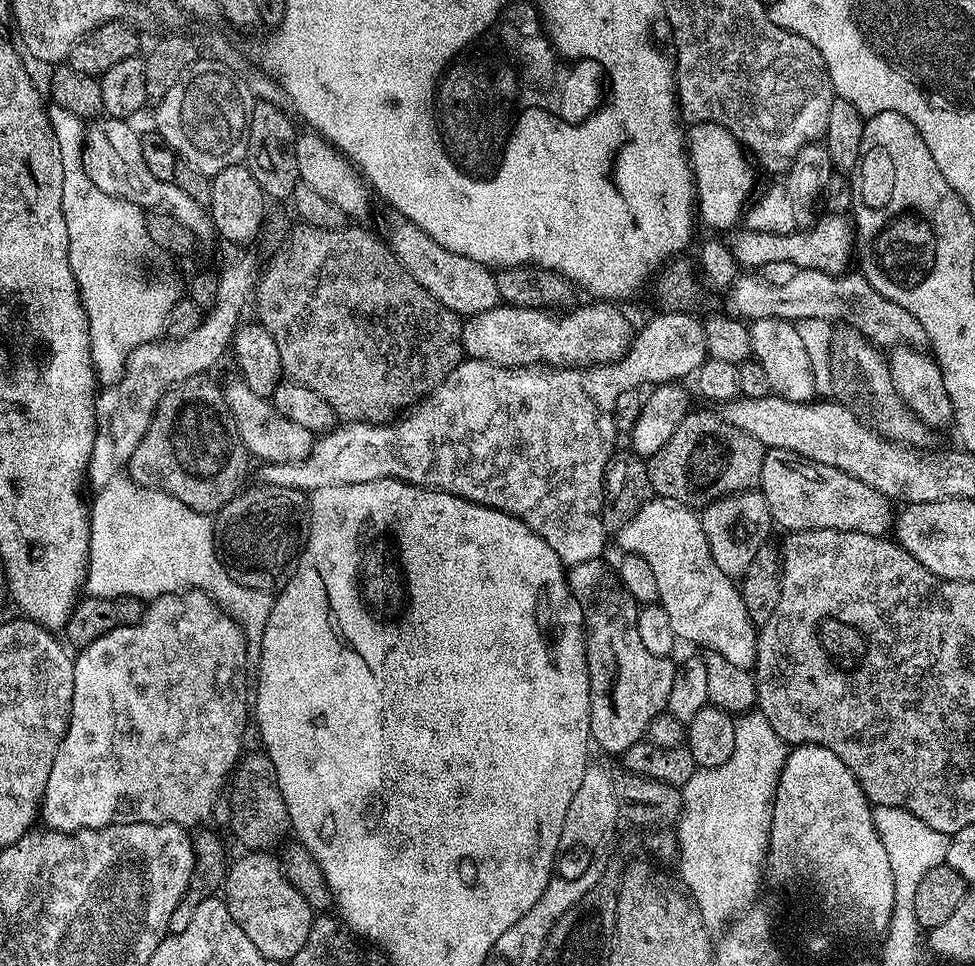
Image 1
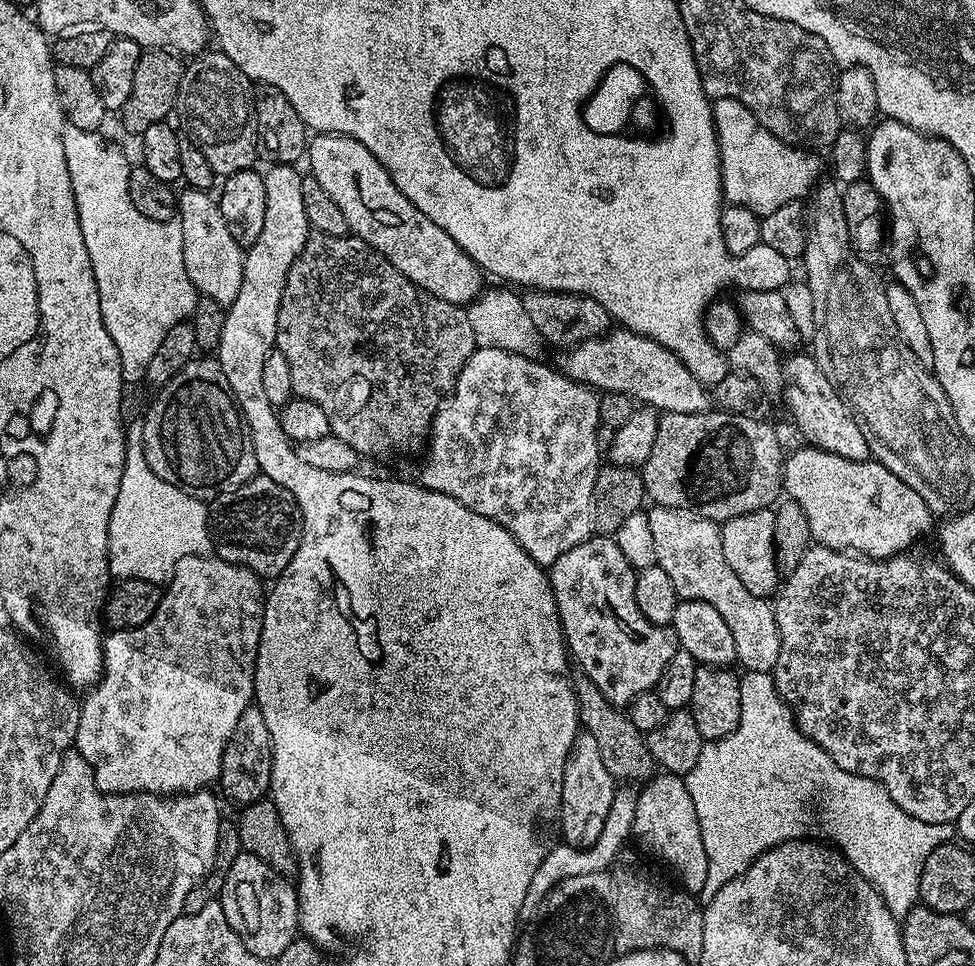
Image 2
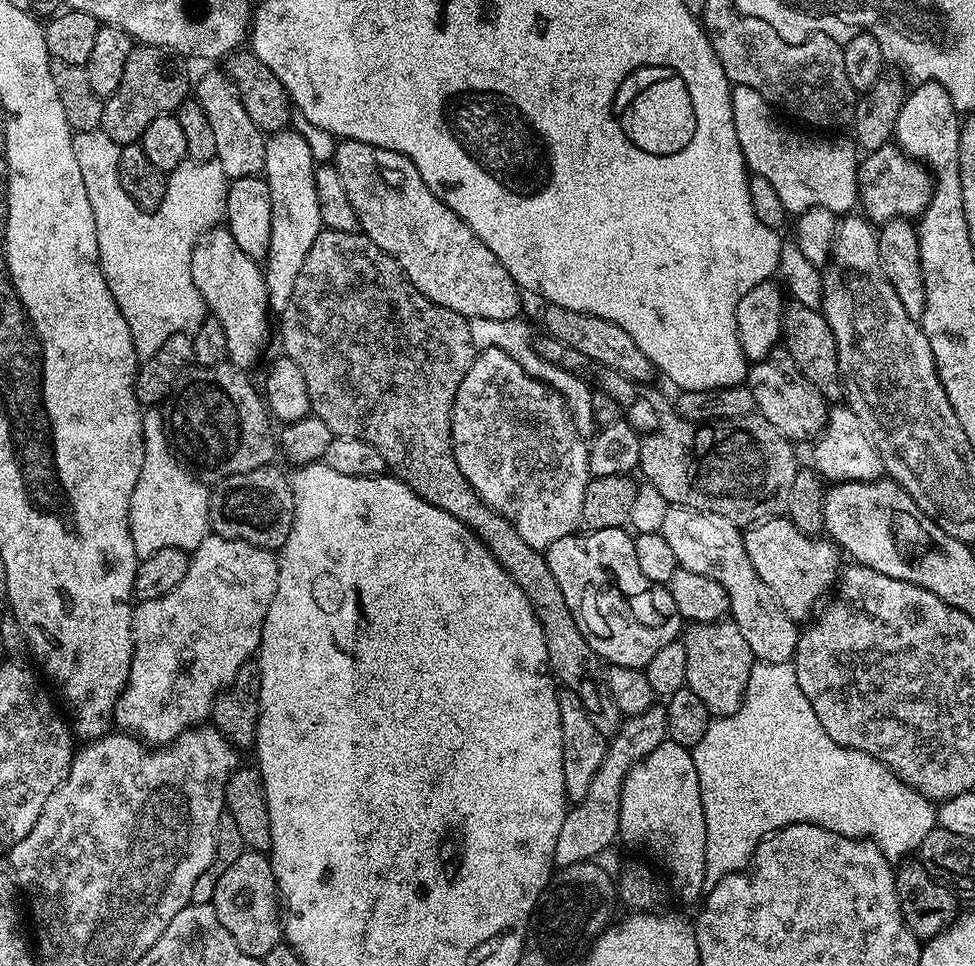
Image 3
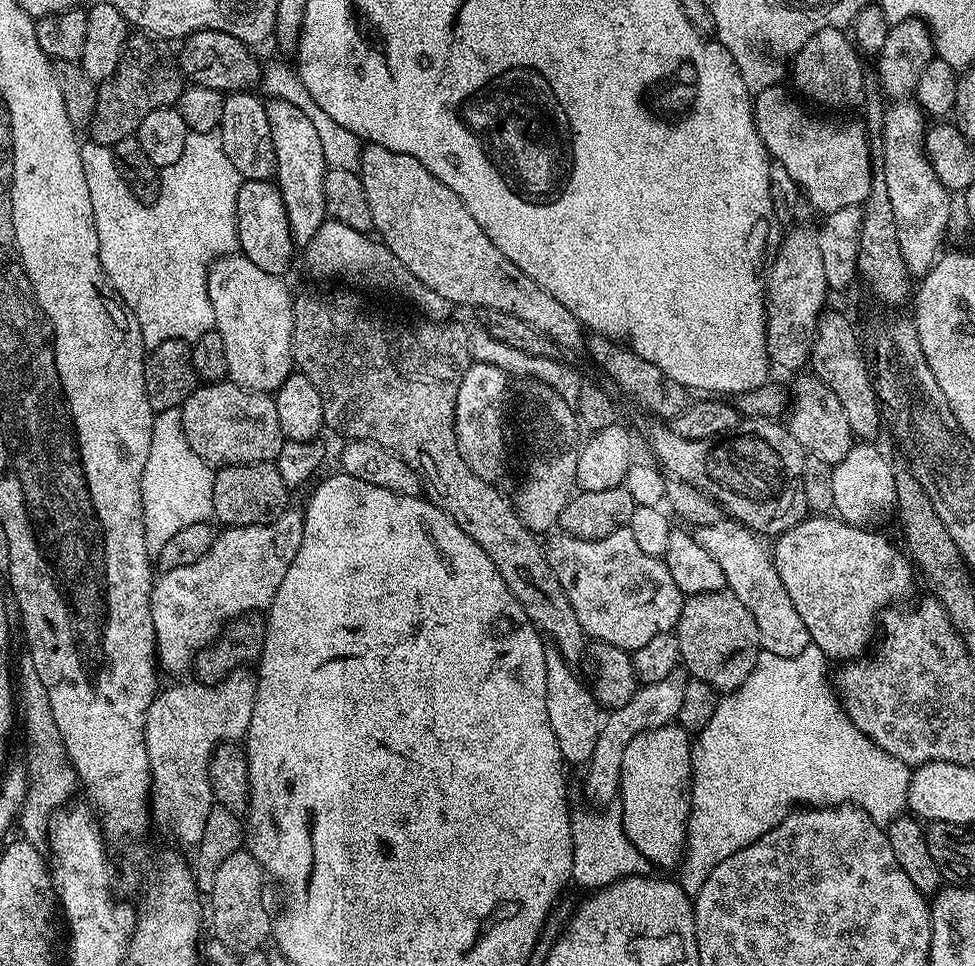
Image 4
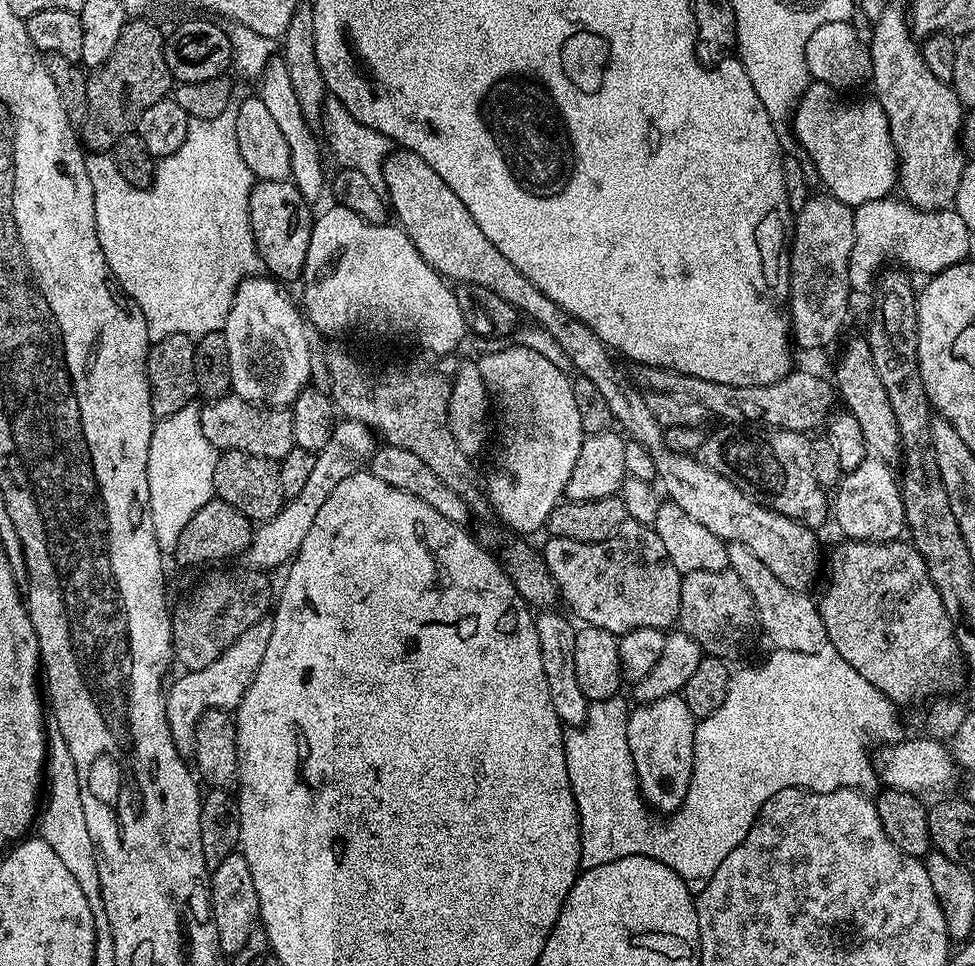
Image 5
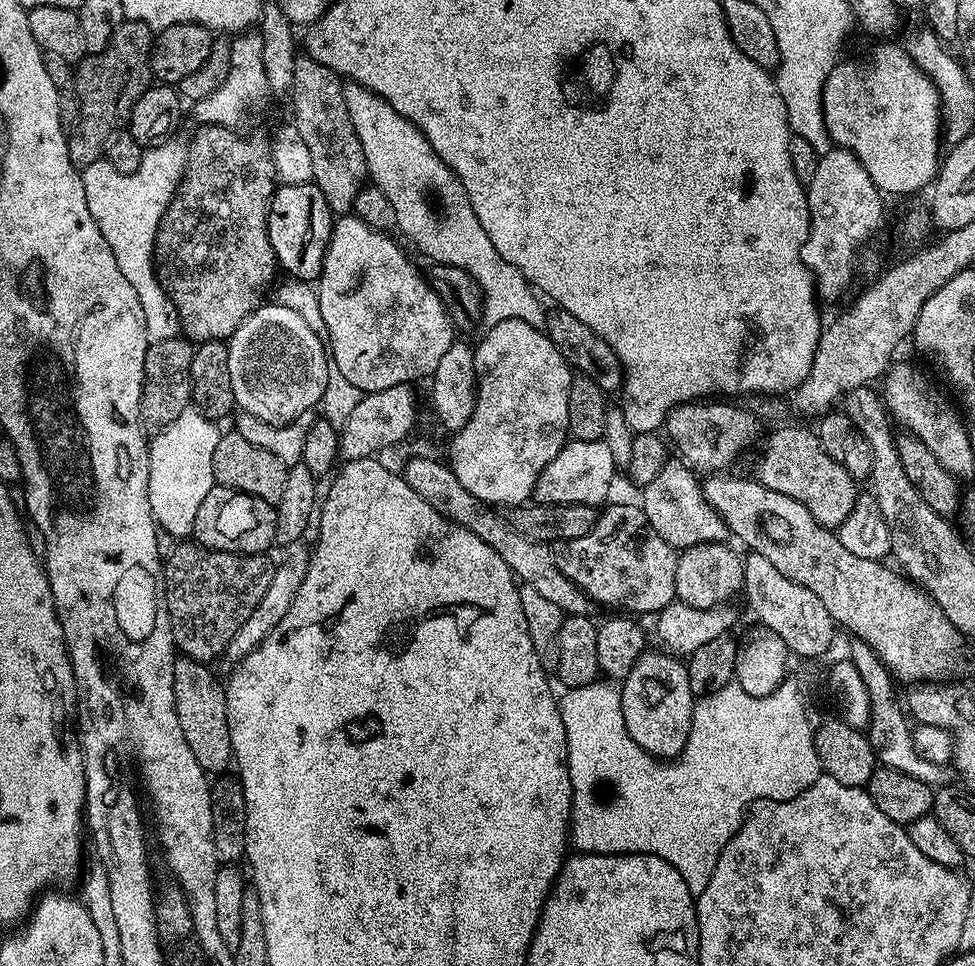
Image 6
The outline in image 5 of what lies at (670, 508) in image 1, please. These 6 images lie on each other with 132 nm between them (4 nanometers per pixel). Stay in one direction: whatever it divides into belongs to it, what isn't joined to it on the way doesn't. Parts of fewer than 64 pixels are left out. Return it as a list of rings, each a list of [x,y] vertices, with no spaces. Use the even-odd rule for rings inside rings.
[[[728,544],[728,567],[738,574],[738,578],[742,578],[746,590],[752,596],[752,605],[756,608],[759,627],[764,627],[765,634],[773,640],[776,648],[795,652],[813,652],[826,643],[824,623],[820,617],[817,601],[813,597],[811,600],[803,591],[786,586],[781,580],[774,578],[774,574],[770,574],[770,570],[764,565],[762,558],[758,558],[750,549],[741,544]]]

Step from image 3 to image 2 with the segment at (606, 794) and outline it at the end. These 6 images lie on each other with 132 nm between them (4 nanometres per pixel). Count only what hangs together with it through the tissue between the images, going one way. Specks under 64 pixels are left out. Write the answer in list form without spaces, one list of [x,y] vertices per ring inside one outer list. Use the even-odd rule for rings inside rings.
[[[617,787],[614,802],[610,802],[610,814],[606,814],[606,822],[602,826],[602,834],[598,834],[598,842],[594,842],[589,848],[575,848],[563,842],[553,843],[552,849],[546,854],[546,858],[542,858],[542,866],[538,866],[534,878],[530,881],[530,890],[526,890],[525,909],[535,910],[546,898],[550,889],[558,886],[558,882],[562,882],[566,878],[611,869],[620,849],[629,843],[628,840],[632,836],[637,793],[631,792],[628,788],[631,787]]]

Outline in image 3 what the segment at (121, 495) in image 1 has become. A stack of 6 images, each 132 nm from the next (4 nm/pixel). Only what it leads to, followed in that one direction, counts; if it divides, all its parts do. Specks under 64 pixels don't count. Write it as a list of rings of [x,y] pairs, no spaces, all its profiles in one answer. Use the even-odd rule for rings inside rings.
[[[148,406],[143,409],[142,474],[138,474],[138,482],[134,486],[134,494],[130,498],[130,510],[128,511],[134,550],[137,557],[140,558],[154,554],[154,550],[195,549],[196,545],[203,542],[210,534],[209,485],[193,475],[178,459],[170,443],[169,433],[166,431],[165,413],[163,416],[160,411],[161,409],[156,406]]]

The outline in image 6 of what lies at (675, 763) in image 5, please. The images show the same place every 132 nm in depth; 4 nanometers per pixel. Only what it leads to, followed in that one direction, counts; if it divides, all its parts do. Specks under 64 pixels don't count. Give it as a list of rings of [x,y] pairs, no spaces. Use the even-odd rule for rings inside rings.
[[[645,650],[620,684],[622,694],[622,718],[626,718],[626,730],[642,750],[661,762],[677,756],[684,748],[682,732],[676,729],[676,663],[677,657],[667,650]]]

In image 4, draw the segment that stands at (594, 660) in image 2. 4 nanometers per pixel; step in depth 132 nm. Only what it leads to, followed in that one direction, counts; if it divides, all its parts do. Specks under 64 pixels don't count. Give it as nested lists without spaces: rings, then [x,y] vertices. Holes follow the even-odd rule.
[[[628,526],[601,540],[552,535],[547,537],[548,544],[546,540],[548,565],[554,570],[558,582],[562,582],[562,590],[566,590],[570,606],[574,606],[574,614],[578,614],[578,622],[582,622],[585,633],[593,641],[618,646],[631,654],[646,646],[650,638],[675,629],[686,597],[678,590],[678,586],[674,586],[674,578],[670,578],[670,570],[664,565],[663,559],[646,554],[634,540],[634,534]]]

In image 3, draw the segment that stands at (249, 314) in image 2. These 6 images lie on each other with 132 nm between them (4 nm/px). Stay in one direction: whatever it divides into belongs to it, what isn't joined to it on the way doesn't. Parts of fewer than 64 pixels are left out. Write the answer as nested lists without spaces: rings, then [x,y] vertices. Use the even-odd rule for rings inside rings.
[[[276,130],[264,142],[263,177],[270,186],[272,230],[270,250],[262,264],[264,281],[268,287],[268,306],[273,313],[283,312],[294,294],[294,282],[302,271],[302,262],[310,254],[310,246],[322,230],[322,214],[318,210],[316,189],[316,159],[310,154],[306,138],[295,130]]]

